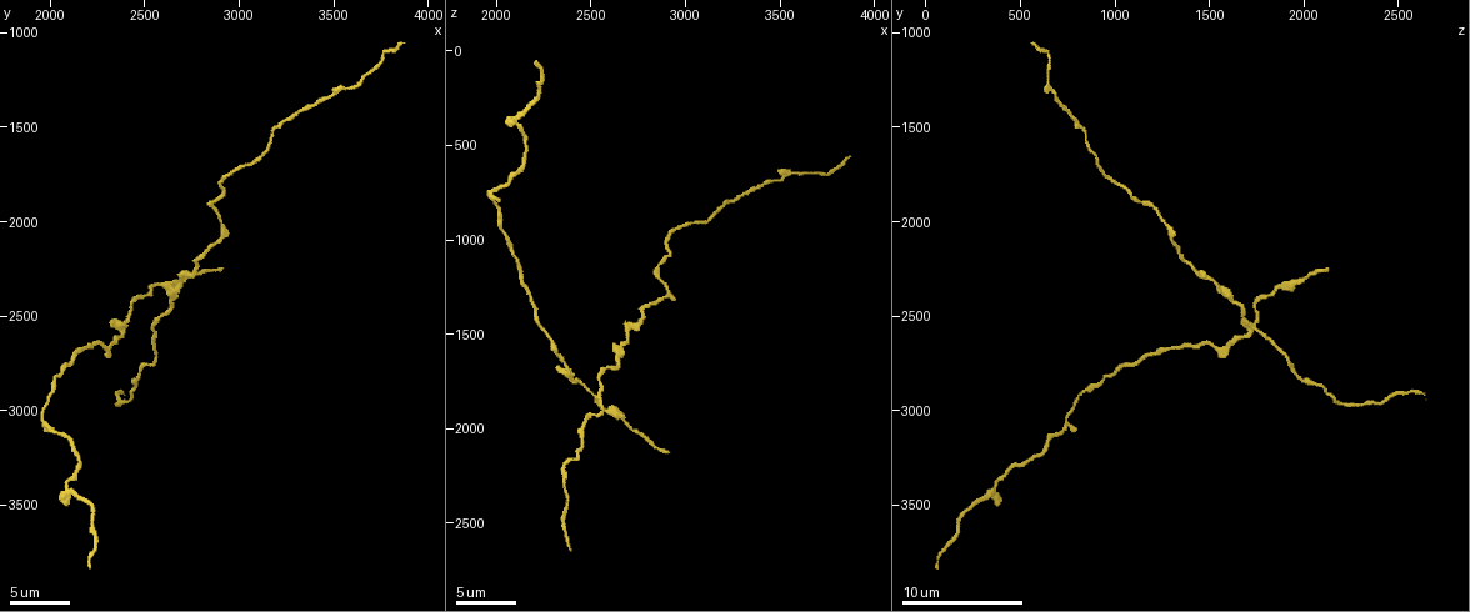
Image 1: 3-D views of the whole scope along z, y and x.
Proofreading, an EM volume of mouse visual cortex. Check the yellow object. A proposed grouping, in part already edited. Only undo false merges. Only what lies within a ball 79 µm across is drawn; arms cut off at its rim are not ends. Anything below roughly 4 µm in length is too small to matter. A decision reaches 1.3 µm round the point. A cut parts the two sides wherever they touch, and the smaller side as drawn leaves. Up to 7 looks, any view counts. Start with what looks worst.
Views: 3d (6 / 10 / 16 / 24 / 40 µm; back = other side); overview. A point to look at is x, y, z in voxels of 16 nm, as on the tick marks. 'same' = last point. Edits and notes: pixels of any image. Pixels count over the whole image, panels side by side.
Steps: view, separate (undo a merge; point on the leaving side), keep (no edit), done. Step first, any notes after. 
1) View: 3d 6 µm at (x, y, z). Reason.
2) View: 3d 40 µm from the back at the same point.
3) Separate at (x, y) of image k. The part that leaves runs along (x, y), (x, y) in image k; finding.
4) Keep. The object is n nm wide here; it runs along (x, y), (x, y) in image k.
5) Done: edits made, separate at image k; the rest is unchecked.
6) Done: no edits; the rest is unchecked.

View: 3d 10 µm at (2550, 2530, 1700). Three-way junction.

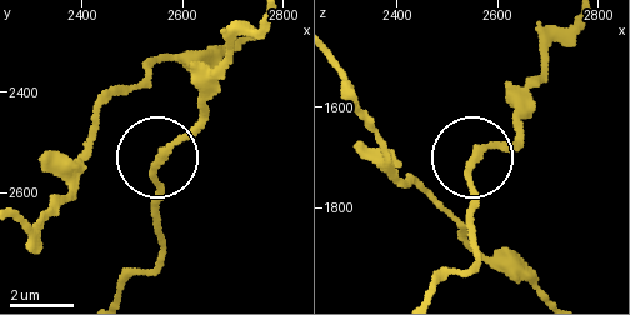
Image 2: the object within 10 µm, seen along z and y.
Keep. The object is 160 nm wide here; it runs along (466, 161), (513, 140), (534, 110) in image 2; all the same neuron.

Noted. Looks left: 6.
View: 3d 10 µm at (1980, 3090, 750). Sudden change in width.

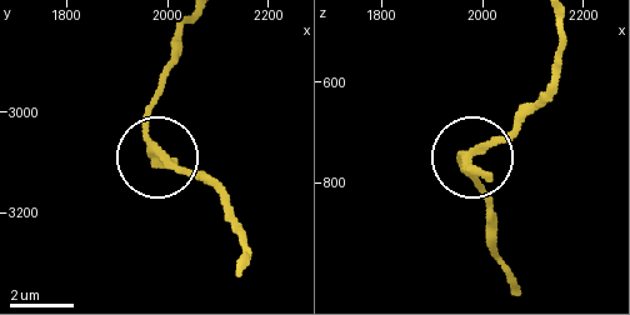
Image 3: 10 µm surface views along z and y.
View: 3d 6 µm at (1980, 3075, 740).

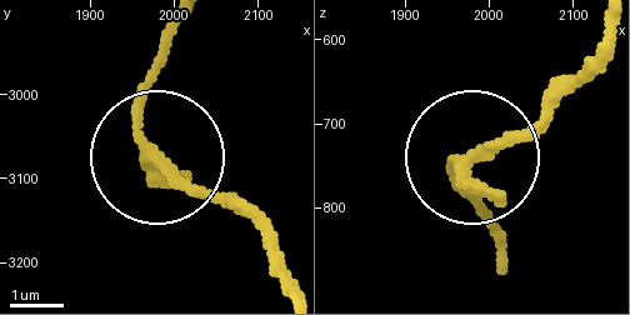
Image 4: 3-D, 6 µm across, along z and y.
Keep. 3 arms meet here; continuous, no second neuron.

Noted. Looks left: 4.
View: 3d 10 µm at (2380, 2950, 2420). Calibre changes.

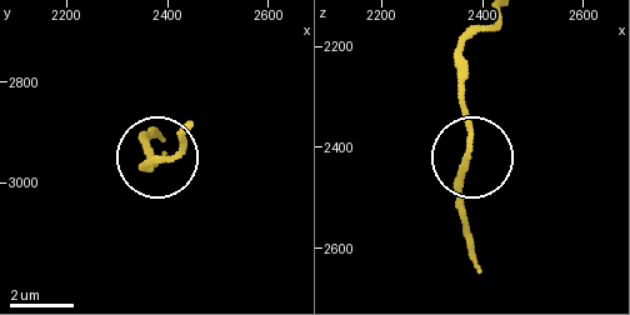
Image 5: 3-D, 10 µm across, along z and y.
Keep. The object is 180 nm wide here; one neuron here.

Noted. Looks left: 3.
Done: no edits; the rest is unchecked.

